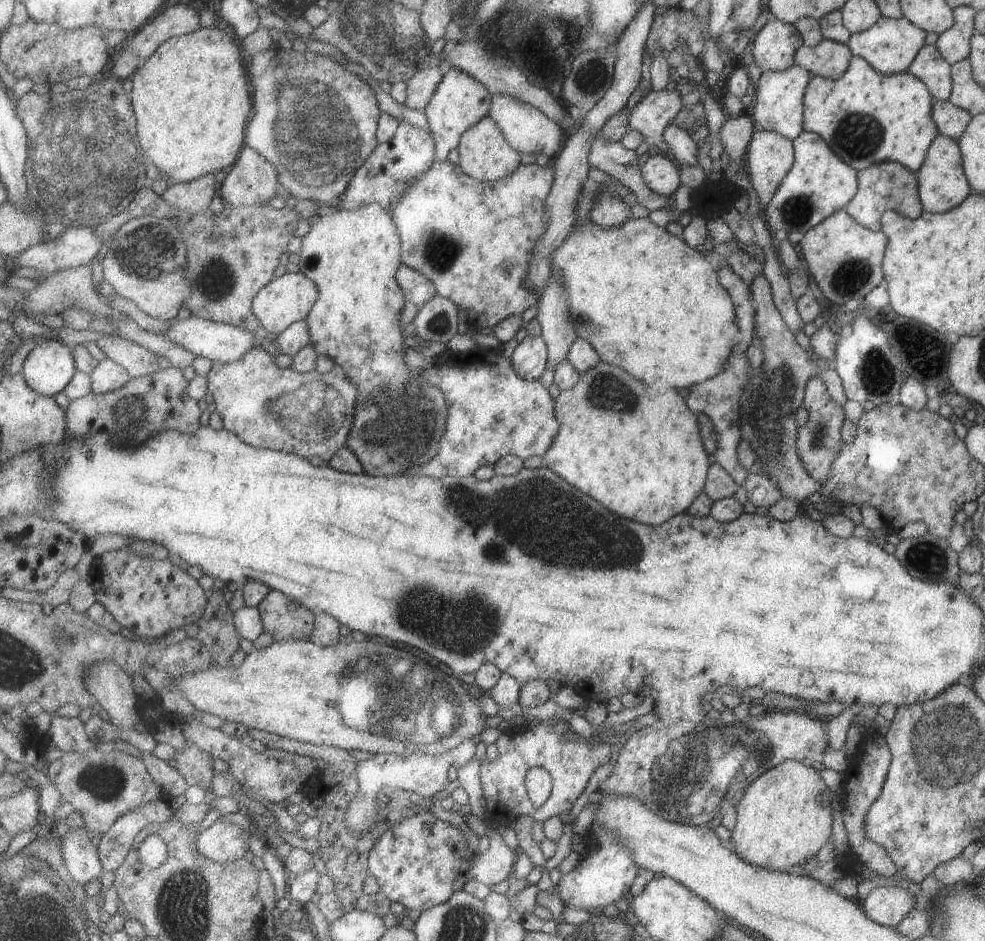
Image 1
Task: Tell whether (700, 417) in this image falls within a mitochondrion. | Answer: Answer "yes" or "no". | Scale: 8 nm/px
no

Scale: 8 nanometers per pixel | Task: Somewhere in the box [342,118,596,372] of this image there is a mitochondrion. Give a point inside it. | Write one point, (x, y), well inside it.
(438, 252)

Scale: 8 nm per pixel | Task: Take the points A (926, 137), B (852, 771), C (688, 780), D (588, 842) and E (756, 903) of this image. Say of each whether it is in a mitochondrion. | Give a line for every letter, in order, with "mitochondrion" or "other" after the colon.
A: other
B: other
C: mitochondrion
D: other
E: other

